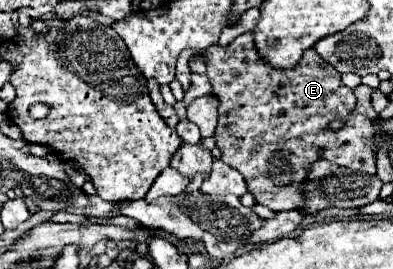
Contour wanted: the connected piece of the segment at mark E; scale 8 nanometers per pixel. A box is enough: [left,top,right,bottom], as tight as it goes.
[204,32,376,212]

